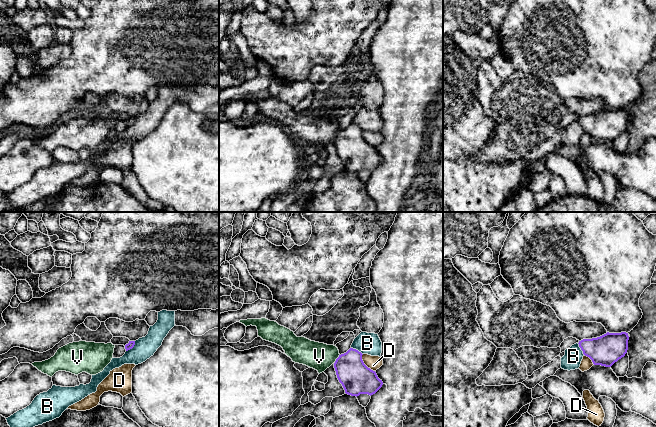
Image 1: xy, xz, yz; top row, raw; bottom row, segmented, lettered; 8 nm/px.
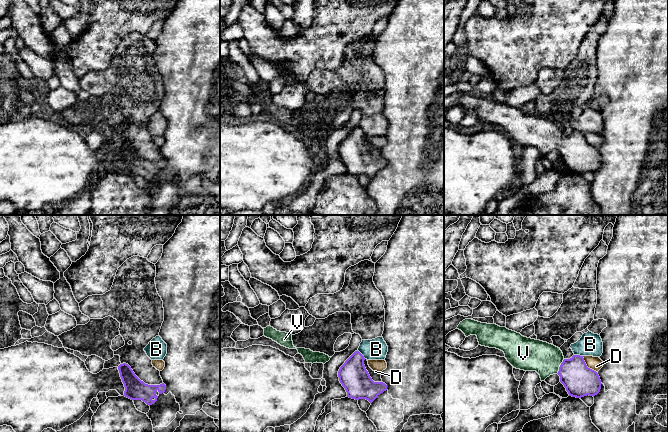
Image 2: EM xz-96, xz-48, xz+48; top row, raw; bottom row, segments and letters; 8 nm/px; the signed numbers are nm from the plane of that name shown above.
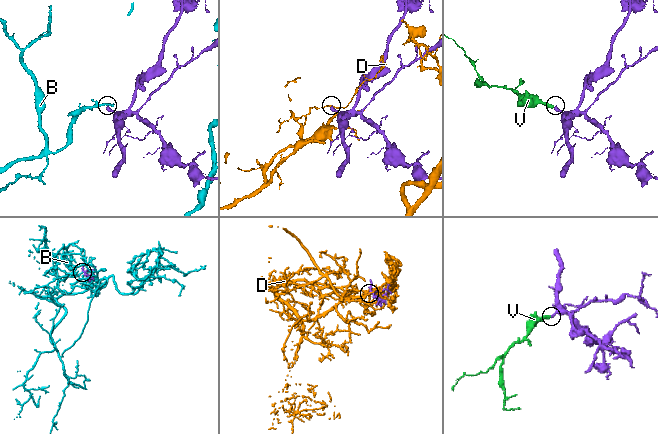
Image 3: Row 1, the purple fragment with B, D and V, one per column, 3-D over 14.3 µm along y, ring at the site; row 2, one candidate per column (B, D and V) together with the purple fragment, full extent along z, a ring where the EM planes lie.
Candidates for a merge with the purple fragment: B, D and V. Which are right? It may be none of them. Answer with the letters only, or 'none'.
V

